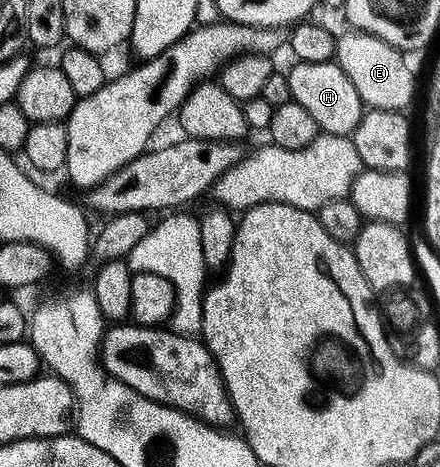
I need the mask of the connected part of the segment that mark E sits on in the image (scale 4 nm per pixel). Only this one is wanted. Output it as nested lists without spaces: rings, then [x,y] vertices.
[[[348,32],[337,37],[335,60],[359,91],[362,102],[369,109],[408,110],[413,101],[413,73],[405,62],[406,54],[370,33]]]

